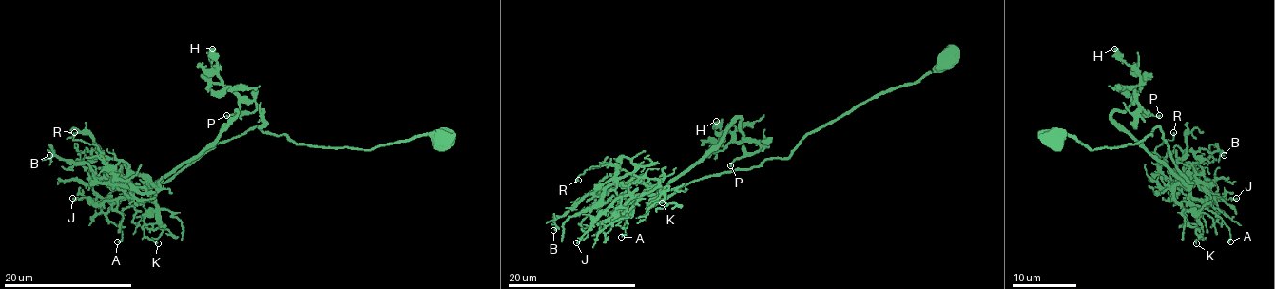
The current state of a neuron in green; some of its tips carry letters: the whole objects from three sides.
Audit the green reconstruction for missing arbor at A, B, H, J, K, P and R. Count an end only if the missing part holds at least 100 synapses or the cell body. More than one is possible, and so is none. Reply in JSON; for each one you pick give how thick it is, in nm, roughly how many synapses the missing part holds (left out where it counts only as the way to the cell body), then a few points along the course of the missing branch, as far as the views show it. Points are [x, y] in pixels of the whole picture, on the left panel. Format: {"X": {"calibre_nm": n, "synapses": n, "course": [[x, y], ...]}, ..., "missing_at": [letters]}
{"missing_at": []}

